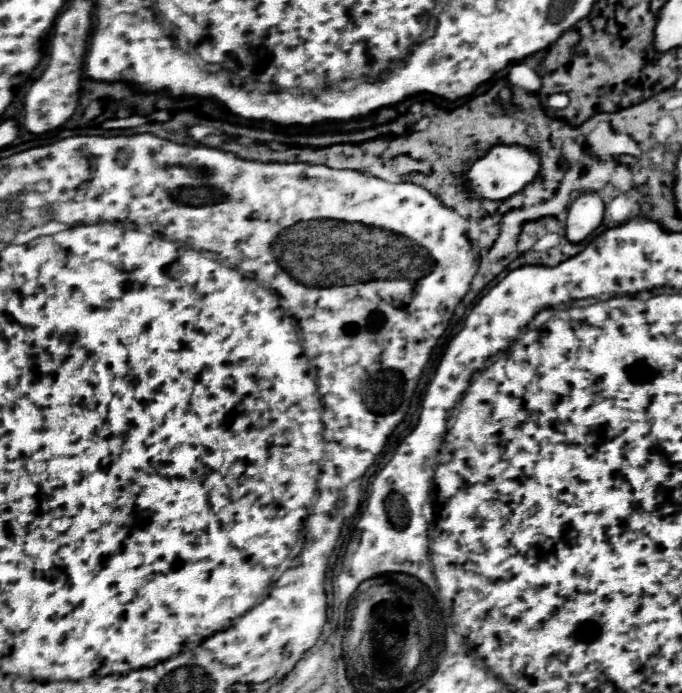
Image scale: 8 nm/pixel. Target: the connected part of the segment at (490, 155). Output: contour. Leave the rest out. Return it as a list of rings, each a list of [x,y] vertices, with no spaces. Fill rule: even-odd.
[[[494,144],[484,156],[476,158],[466,174],[466,190],[472,198],[482,200],[506,200],[512,194],[524,190],[540,174],[540,152],[522,144]]]

